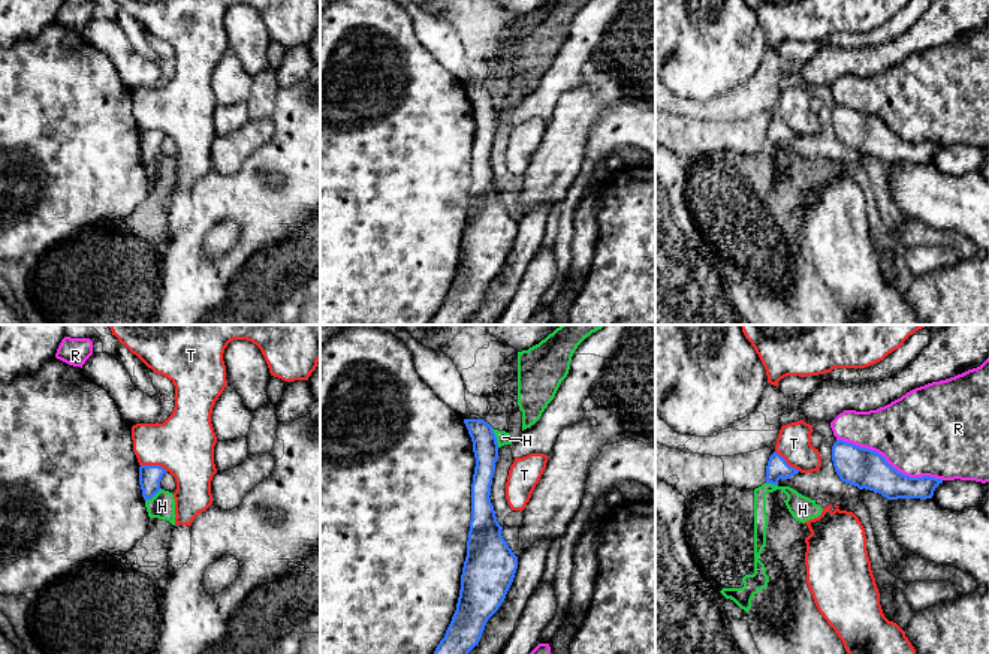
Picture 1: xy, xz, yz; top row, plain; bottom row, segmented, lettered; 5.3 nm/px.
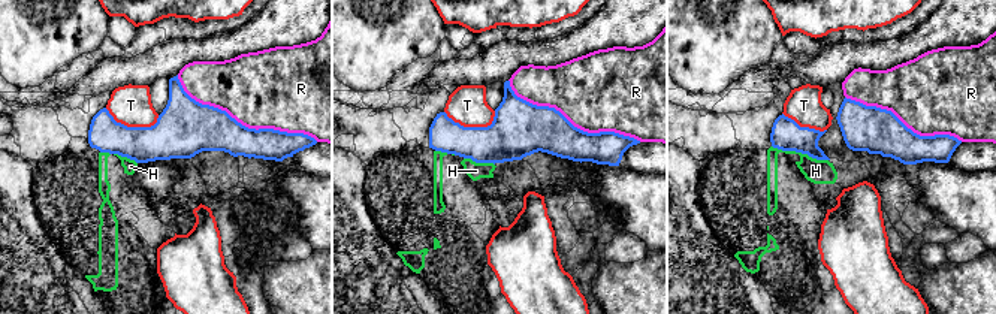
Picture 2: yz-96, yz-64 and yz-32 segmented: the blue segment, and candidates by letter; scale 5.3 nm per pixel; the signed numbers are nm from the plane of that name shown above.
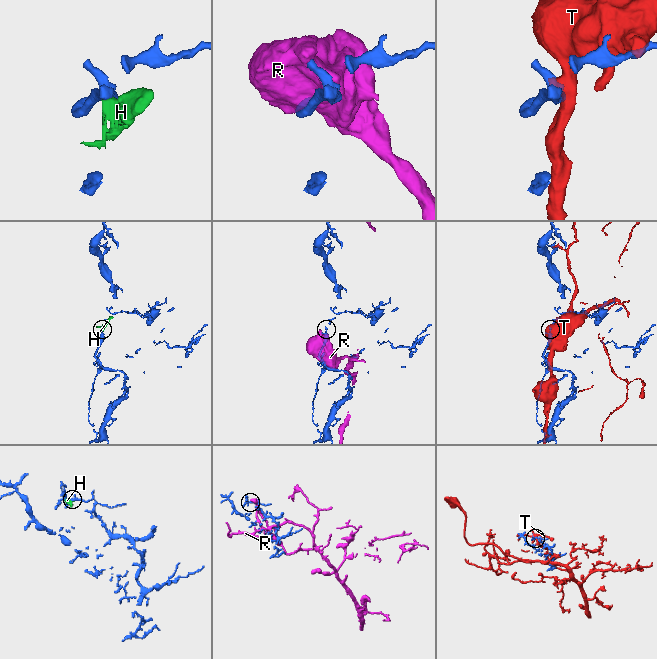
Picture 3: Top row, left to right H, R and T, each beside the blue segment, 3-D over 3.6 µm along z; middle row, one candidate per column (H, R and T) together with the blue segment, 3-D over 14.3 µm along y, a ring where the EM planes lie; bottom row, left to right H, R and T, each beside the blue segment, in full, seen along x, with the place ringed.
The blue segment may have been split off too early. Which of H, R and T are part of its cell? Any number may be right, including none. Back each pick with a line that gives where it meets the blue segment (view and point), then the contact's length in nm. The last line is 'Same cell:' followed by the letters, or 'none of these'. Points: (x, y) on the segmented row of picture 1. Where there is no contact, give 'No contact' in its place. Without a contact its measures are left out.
Same cell: none of these

